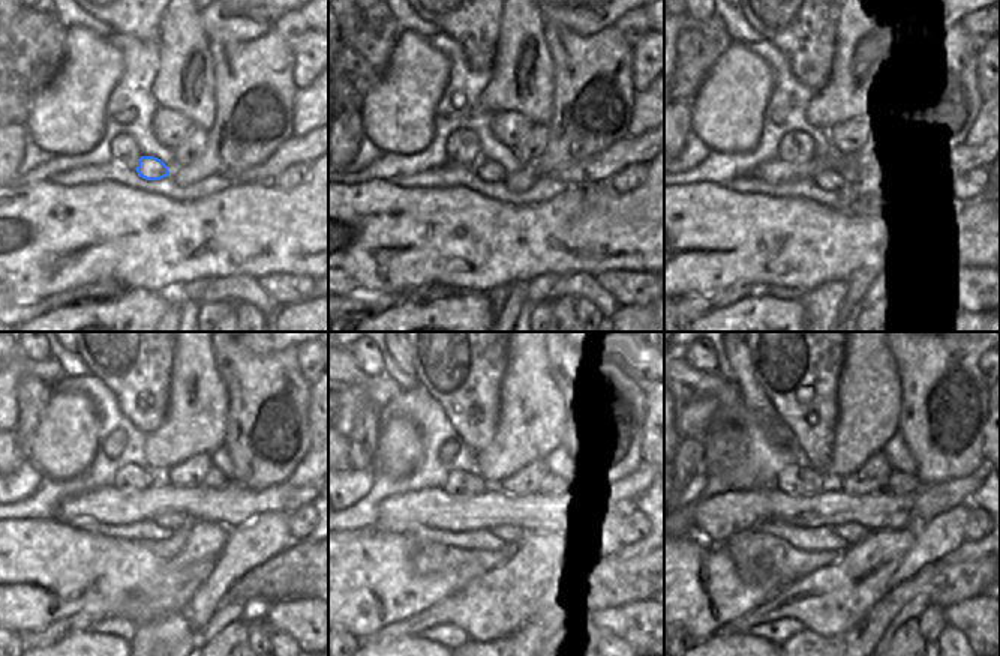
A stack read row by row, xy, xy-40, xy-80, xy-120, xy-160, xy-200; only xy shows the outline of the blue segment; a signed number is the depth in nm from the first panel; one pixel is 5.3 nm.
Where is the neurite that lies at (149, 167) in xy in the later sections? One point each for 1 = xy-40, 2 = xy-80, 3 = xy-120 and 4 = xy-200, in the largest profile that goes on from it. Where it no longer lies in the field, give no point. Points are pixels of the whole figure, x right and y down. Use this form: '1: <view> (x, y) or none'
1: xy-40 (491, 171)
2: xy-80 (831, 180)
3: xy-120 (173, 520)
4: xy-200 (850, 532)

